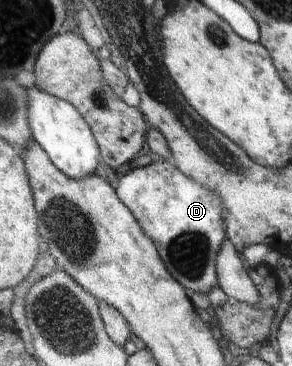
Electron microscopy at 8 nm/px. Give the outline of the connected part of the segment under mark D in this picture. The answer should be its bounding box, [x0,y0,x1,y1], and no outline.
[115,160,226,294]

